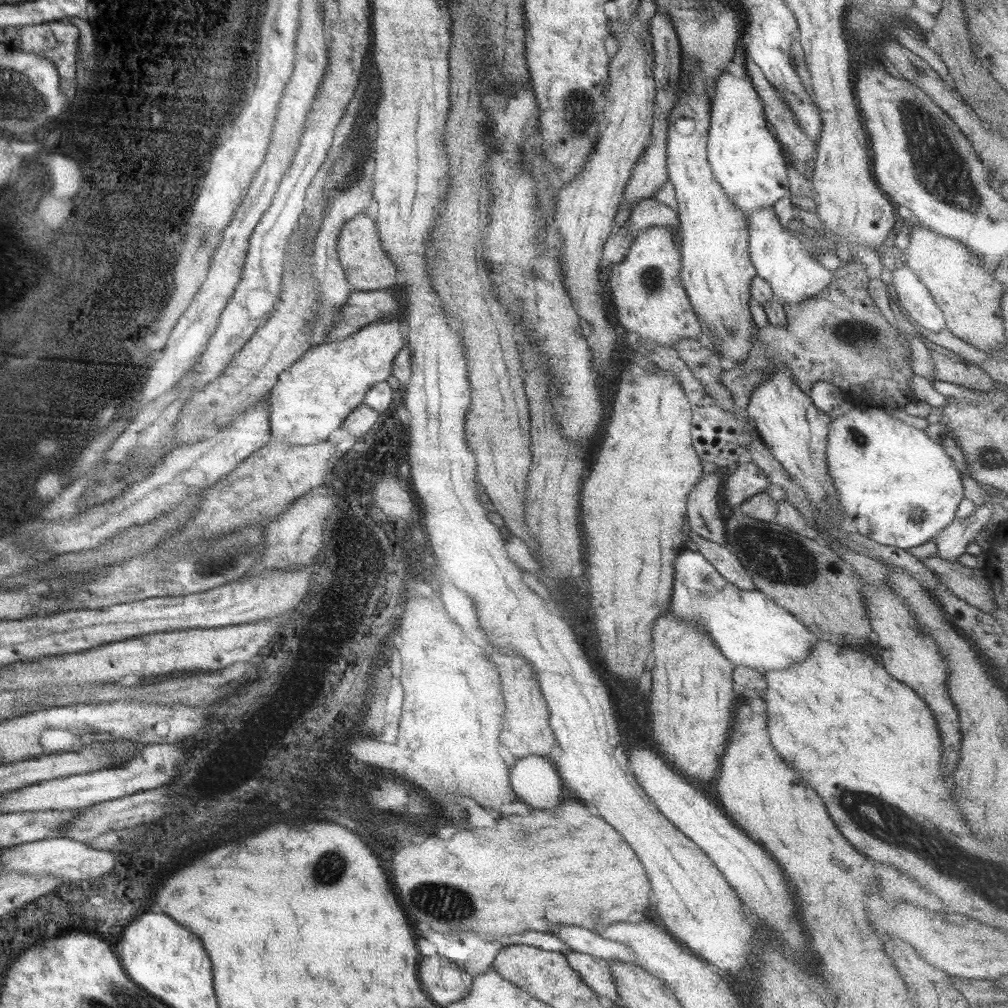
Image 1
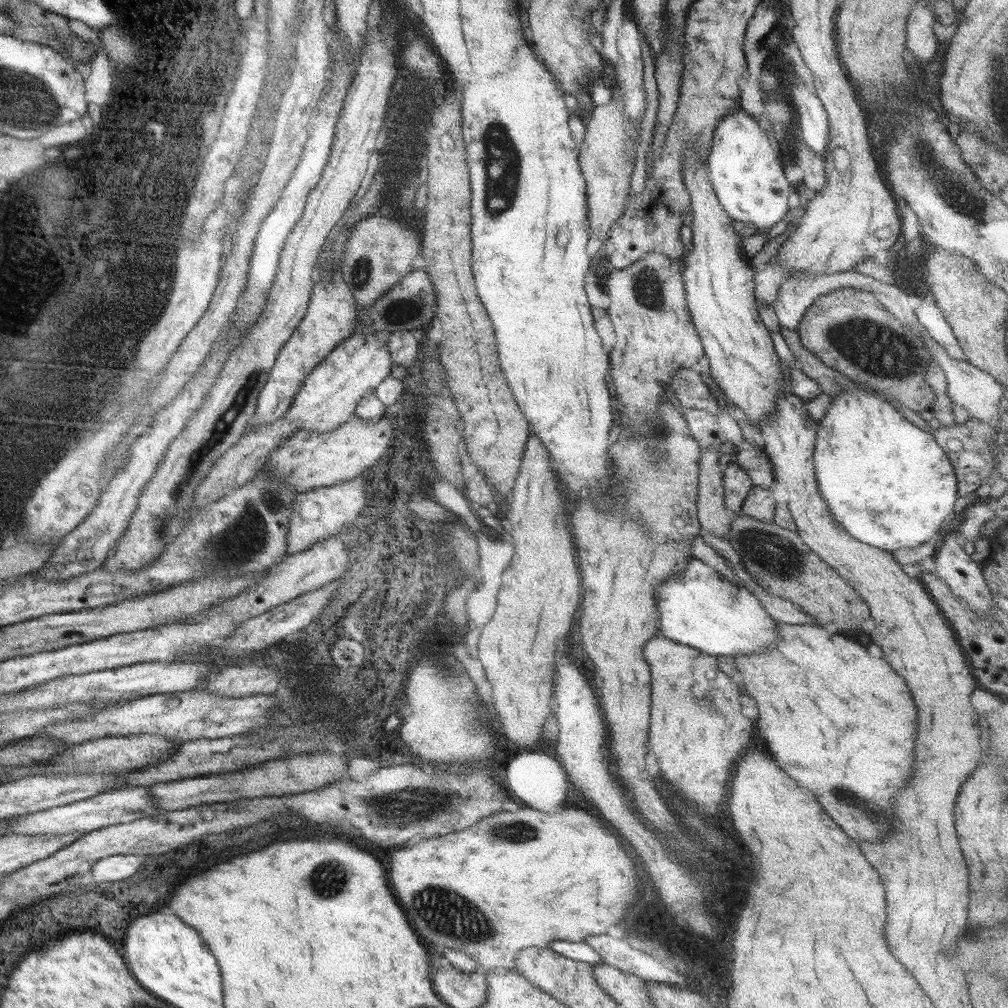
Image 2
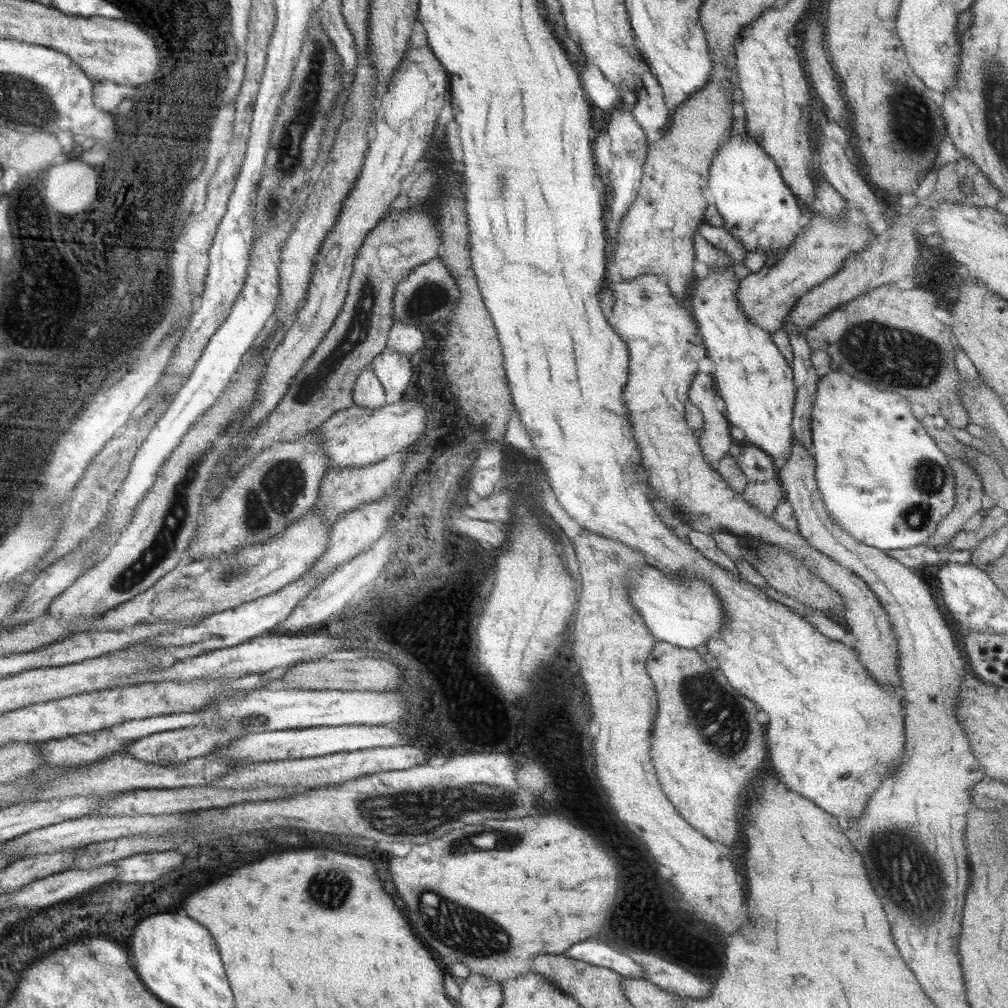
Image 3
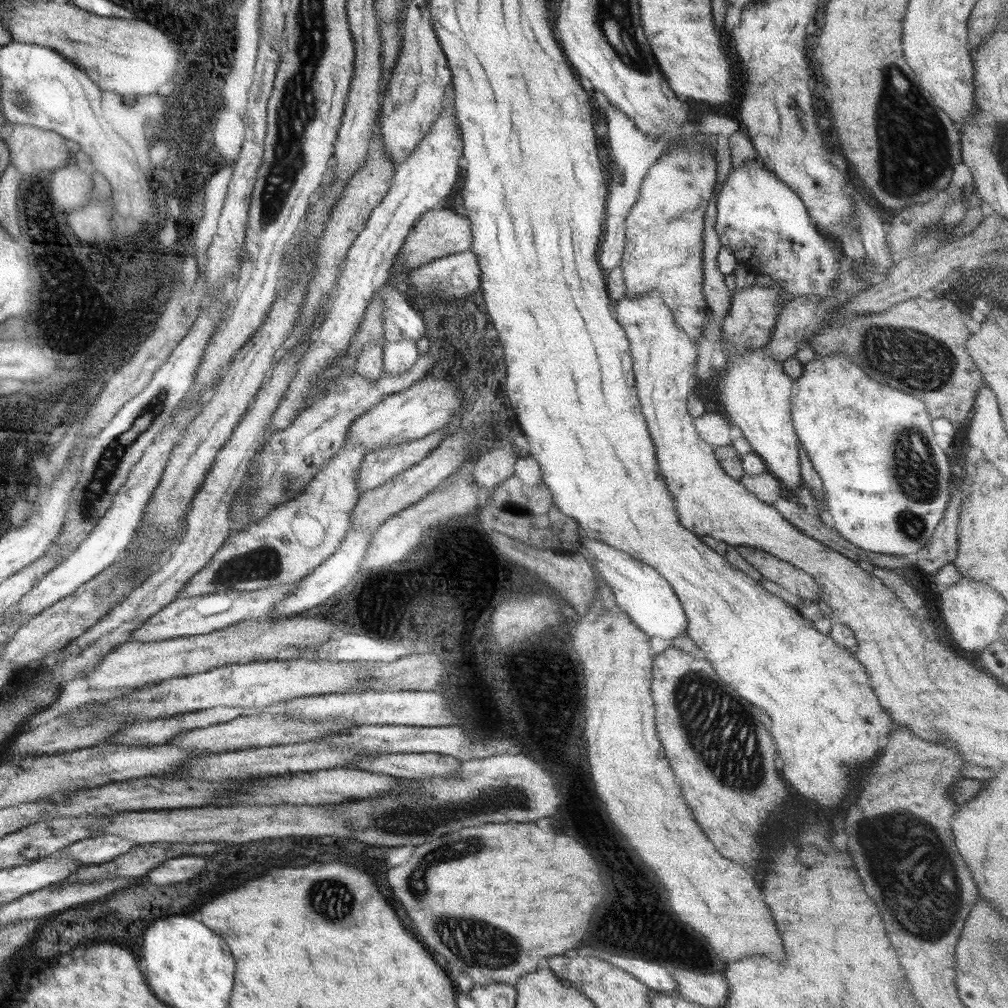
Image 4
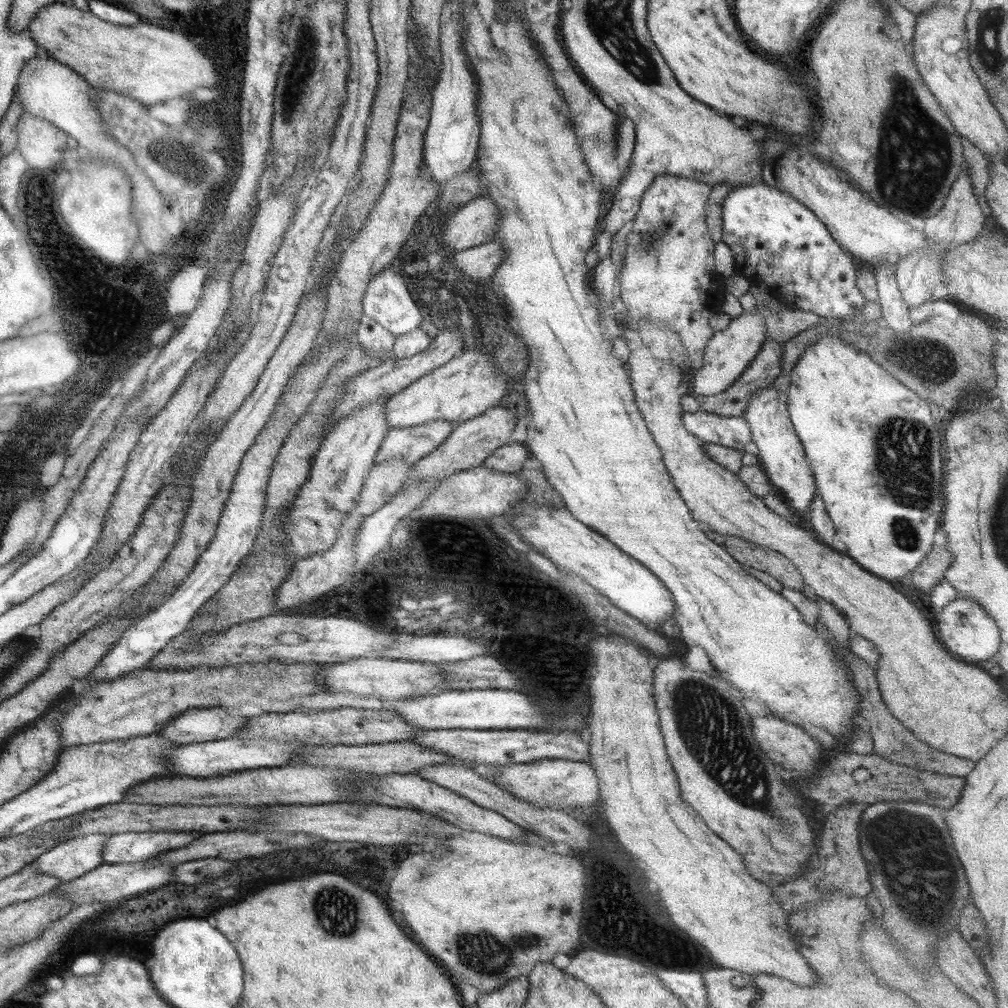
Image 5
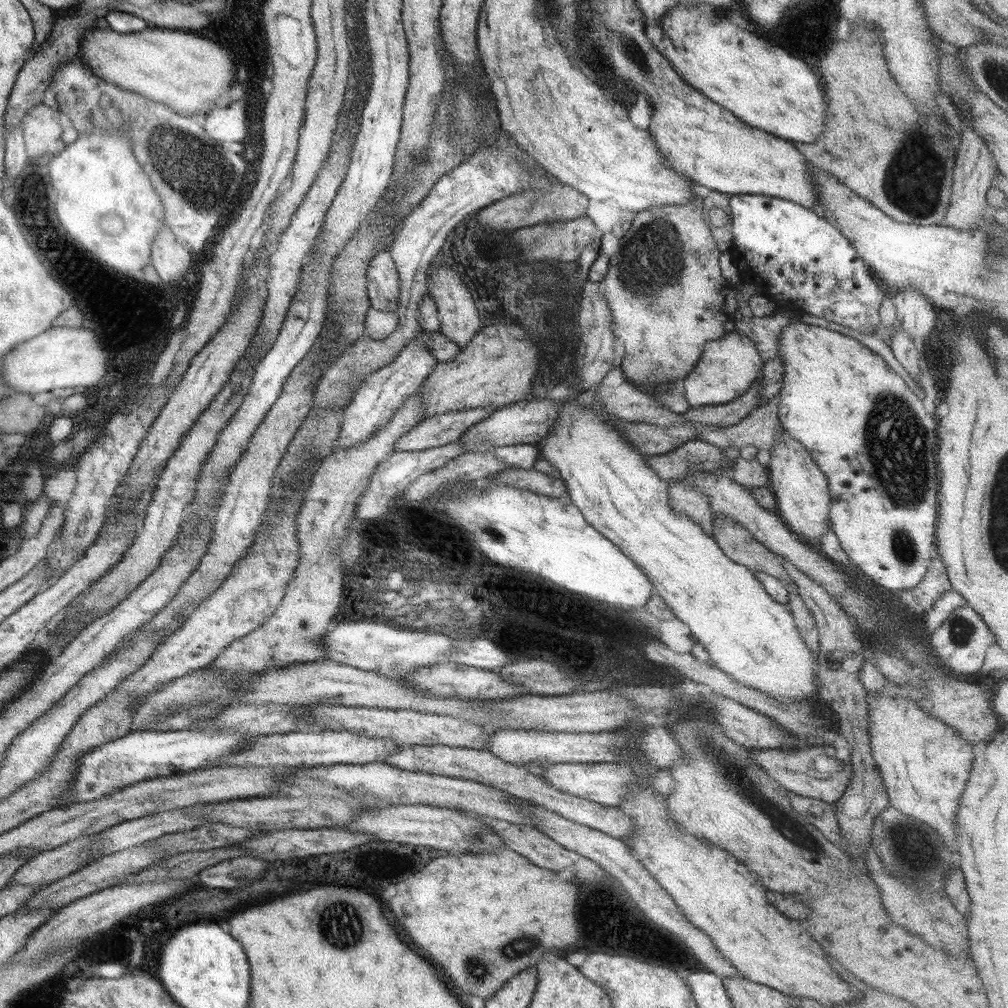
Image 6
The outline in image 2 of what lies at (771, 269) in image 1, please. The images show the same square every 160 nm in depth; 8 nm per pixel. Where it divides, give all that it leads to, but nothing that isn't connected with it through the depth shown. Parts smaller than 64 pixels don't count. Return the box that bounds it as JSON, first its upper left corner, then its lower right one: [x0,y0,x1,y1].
[773,270,882,331]

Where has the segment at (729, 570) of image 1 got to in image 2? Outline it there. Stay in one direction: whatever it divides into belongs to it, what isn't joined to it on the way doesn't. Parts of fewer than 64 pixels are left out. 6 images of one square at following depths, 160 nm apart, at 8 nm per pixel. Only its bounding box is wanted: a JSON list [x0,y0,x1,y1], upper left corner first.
[726,559,816,625]

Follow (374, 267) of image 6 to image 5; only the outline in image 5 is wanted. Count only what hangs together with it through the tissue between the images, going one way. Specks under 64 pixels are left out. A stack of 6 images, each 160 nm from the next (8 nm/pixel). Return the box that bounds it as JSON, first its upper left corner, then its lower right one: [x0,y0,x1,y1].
[362,265,425,336]

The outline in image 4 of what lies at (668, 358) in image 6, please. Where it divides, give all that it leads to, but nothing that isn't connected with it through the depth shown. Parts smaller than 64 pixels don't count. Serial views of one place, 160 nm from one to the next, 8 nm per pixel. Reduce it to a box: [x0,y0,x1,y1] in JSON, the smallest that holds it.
[619,142,716,343]

